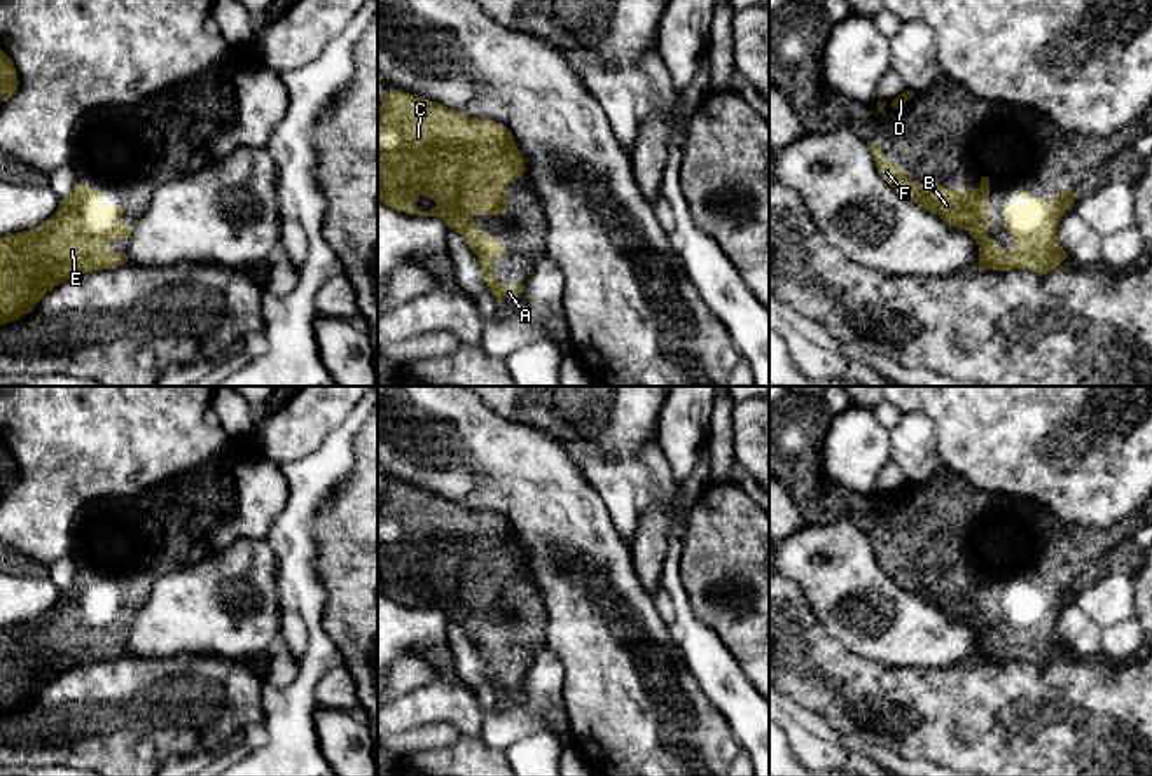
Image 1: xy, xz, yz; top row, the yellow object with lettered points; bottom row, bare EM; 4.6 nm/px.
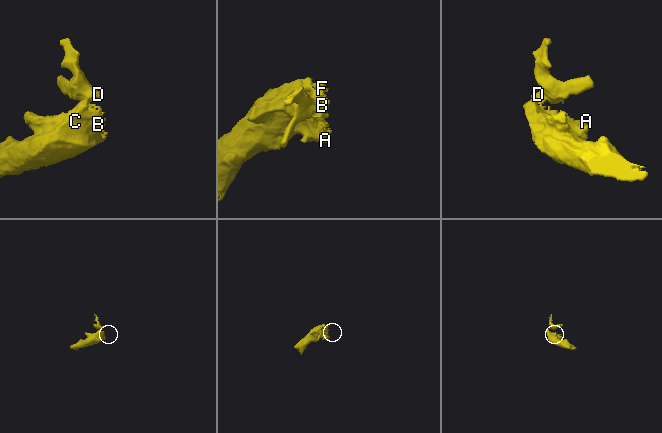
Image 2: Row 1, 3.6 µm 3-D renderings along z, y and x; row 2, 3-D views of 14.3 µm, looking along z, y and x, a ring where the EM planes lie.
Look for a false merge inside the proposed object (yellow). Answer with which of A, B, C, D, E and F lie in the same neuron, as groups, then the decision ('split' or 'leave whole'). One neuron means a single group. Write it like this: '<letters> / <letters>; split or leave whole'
A B C D E F; leave whole

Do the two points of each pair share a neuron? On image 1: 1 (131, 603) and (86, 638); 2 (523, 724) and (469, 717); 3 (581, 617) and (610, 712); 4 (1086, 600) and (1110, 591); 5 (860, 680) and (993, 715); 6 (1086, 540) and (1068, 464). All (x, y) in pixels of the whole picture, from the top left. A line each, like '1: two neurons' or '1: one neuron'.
1: one neuron
2: two neurons
3: one neuron
4: one neuron
5: one neuron
6: two neurons

